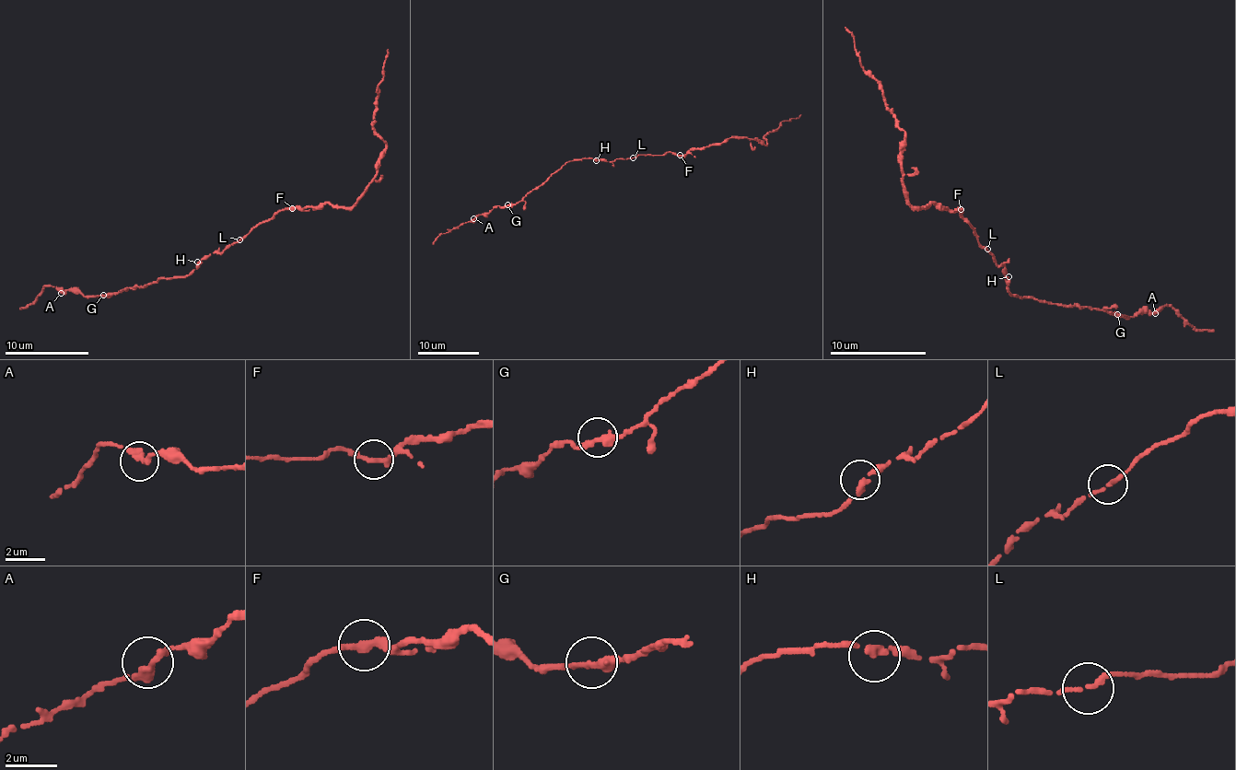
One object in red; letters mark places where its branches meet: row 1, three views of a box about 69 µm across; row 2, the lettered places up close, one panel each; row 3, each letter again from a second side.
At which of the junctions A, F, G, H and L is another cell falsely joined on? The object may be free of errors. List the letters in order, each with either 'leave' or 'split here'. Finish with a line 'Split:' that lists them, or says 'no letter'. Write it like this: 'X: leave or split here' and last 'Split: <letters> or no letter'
A: leave
F: leave
G: leave
H: leave
L: leave
Split: no letter

